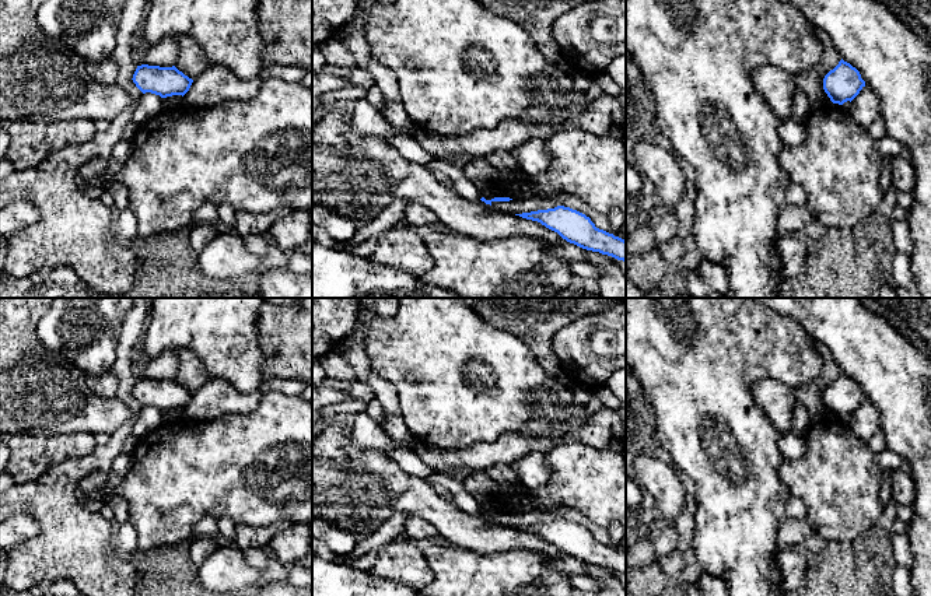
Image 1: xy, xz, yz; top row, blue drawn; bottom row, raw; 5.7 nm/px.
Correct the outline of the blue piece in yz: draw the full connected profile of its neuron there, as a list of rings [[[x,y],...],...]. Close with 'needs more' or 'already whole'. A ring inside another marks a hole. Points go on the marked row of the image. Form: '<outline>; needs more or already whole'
[[[843,59],[823,78],[823,90],[833,104],[853,101],[865,87],[860,71]]]; already whole

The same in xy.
[[[141,64],[133,74],[133,83],[143,92],[151,92],[161,98],[185,95],[193,80],[179,71],[175,66],[160,67]]]; already whole

